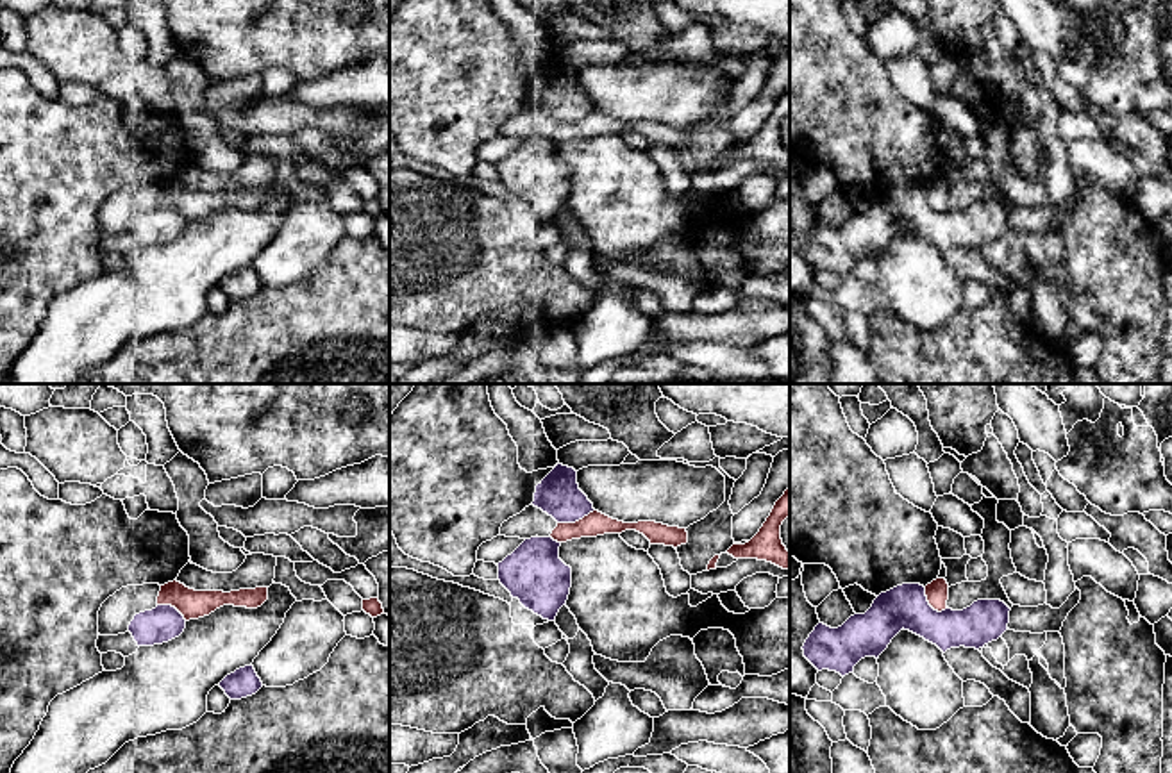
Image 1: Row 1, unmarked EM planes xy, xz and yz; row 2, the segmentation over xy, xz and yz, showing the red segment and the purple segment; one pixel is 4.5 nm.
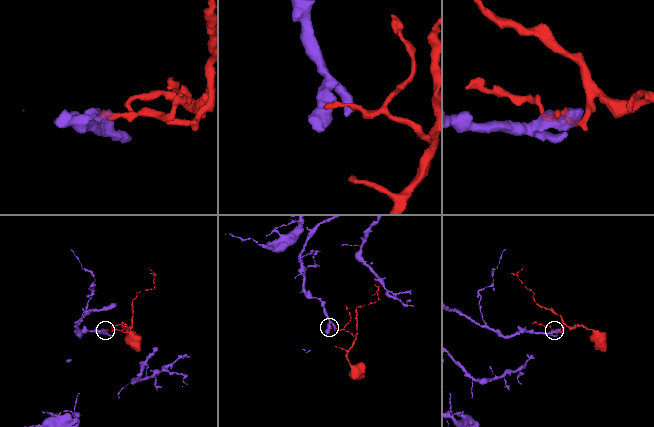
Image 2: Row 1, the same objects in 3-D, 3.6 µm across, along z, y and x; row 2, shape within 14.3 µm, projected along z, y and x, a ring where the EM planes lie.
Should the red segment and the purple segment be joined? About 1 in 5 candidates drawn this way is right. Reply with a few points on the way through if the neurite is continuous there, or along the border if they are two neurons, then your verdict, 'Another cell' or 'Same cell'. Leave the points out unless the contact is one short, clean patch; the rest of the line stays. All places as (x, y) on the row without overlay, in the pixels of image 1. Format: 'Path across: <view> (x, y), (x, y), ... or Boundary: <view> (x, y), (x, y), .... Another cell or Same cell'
Boundary: xz (594, 109), (574, 122), (558, 124). Another cell

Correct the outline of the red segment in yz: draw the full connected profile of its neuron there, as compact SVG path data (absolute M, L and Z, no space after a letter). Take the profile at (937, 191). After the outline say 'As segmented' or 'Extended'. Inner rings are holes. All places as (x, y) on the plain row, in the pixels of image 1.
M936 179L933 180L931 184L925 186L925 196L927 196L927 202L929 205L942 212L947 207L947 200L949 200L949 184L945 179Z. As segmented

